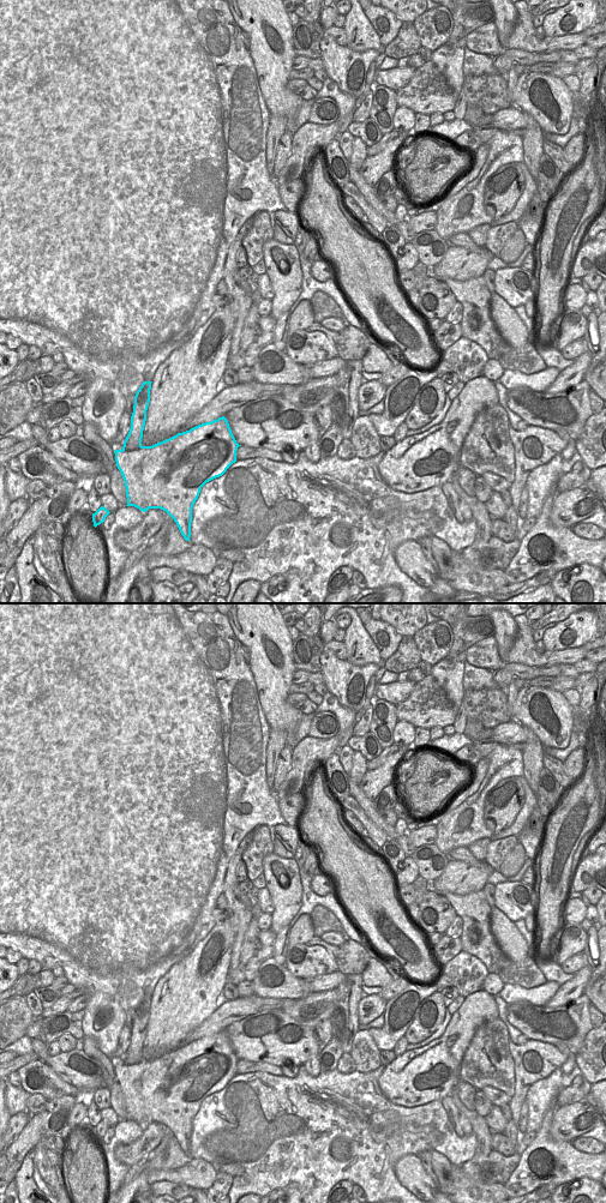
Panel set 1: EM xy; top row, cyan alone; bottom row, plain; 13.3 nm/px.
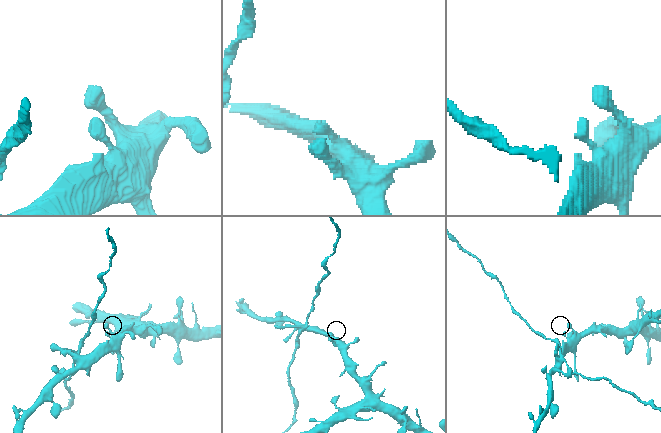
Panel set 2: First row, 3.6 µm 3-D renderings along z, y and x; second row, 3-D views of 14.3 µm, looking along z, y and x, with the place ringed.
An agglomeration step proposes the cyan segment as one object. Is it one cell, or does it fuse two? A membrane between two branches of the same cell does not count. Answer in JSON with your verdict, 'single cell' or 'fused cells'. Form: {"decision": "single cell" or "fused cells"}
{"decision": "fused cells"}

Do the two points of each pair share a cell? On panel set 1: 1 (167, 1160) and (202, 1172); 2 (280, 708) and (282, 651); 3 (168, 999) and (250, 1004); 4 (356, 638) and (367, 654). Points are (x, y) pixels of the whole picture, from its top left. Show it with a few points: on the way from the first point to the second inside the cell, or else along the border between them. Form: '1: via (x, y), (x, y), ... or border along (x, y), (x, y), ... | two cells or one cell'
1: border along (191, 1159), (179, 1167), (155, 1170) | two cells
2: via (278, 693), (278, 668), (281, 666) | one cell
3: border along (222, 1002), (202, 1023) | two cells
4: via (358, 642), (364, 650) | one cell

